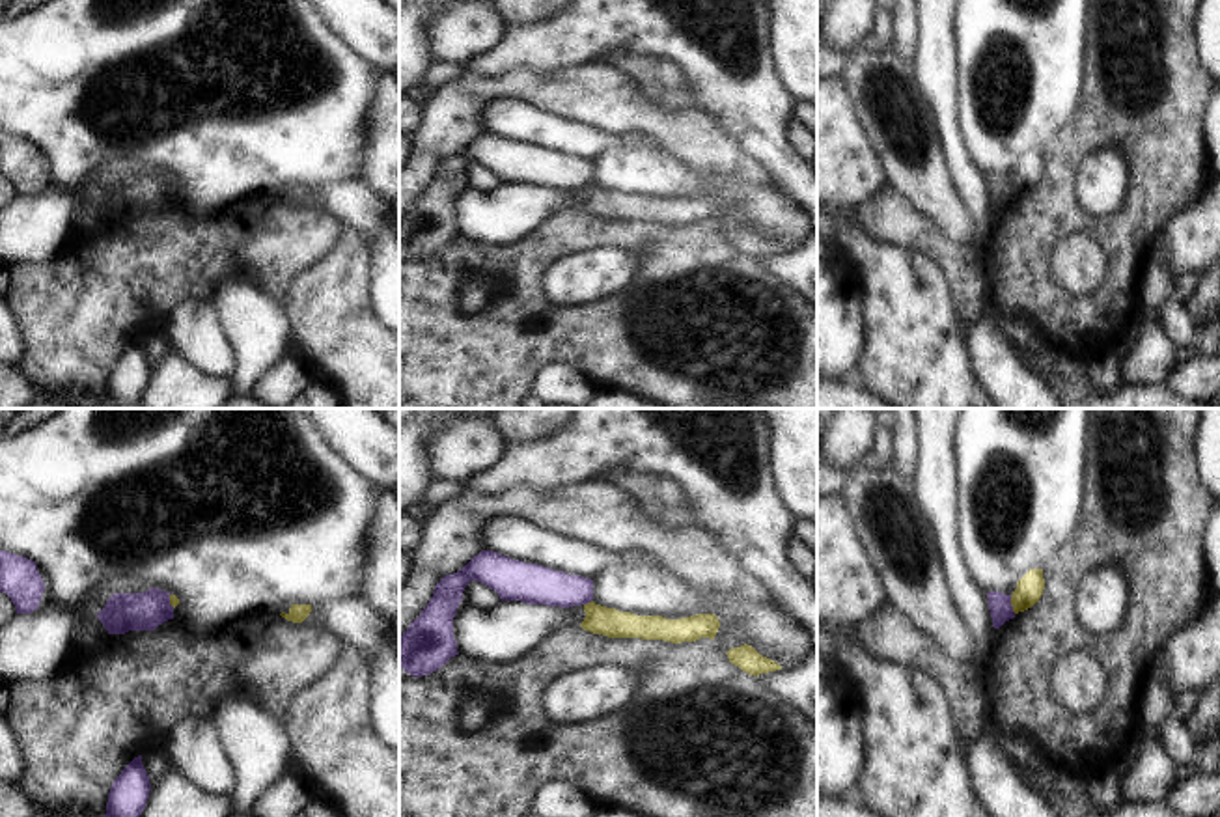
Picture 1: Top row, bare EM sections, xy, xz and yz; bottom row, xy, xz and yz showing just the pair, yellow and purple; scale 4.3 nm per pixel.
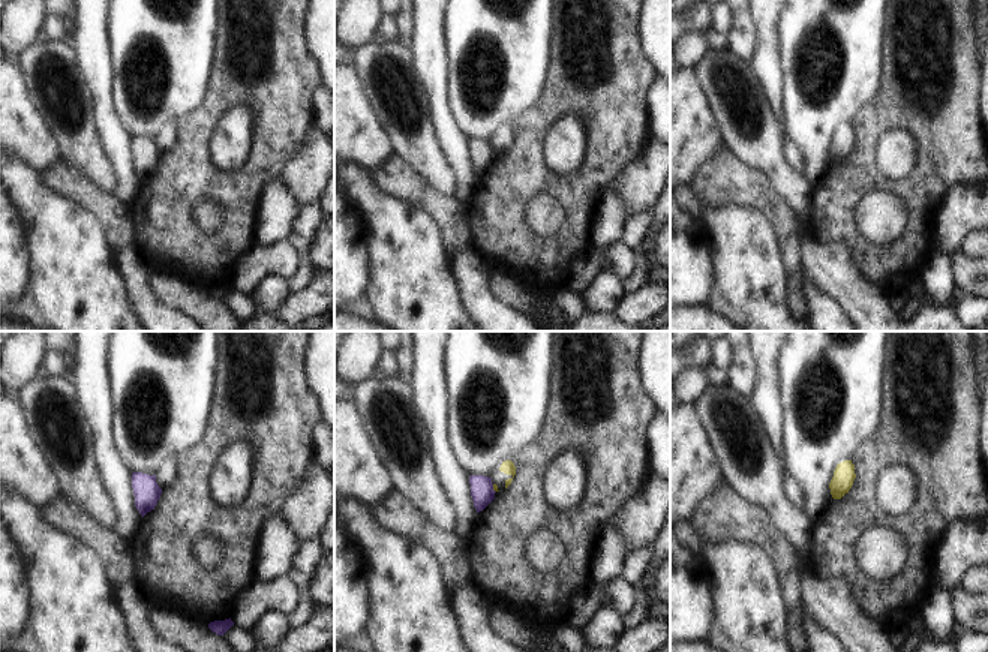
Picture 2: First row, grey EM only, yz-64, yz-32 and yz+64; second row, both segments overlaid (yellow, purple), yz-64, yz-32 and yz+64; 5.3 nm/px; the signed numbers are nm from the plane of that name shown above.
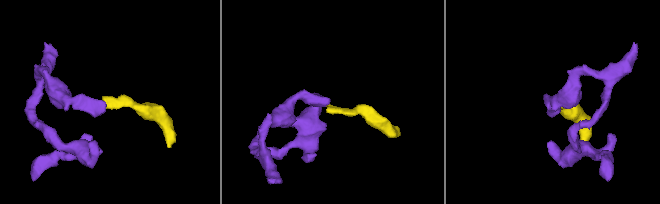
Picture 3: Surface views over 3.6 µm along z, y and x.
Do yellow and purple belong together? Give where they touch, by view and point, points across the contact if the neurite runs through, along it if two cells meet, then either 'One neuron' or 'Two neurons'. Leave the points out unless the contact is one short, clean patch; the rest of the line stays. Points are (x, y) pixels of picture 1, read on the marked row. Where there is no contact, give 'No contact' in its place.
Touches yellow at yz (1012, 605). Boundary: yz (1010, 595), (1010, 605), (1015, 612). Two neurons

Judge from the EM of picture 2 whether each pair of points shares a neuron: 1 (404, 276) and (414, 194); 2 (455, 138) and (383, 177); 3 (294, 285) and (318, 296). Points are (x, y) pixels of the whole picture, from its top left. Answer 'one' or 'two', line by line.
1: two
2: two
3: two

